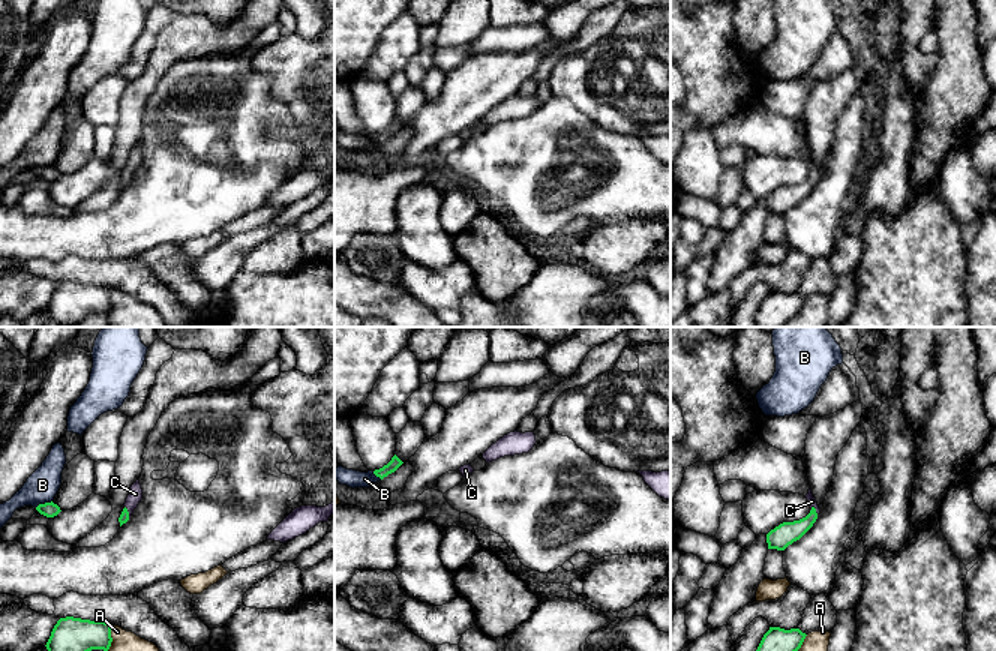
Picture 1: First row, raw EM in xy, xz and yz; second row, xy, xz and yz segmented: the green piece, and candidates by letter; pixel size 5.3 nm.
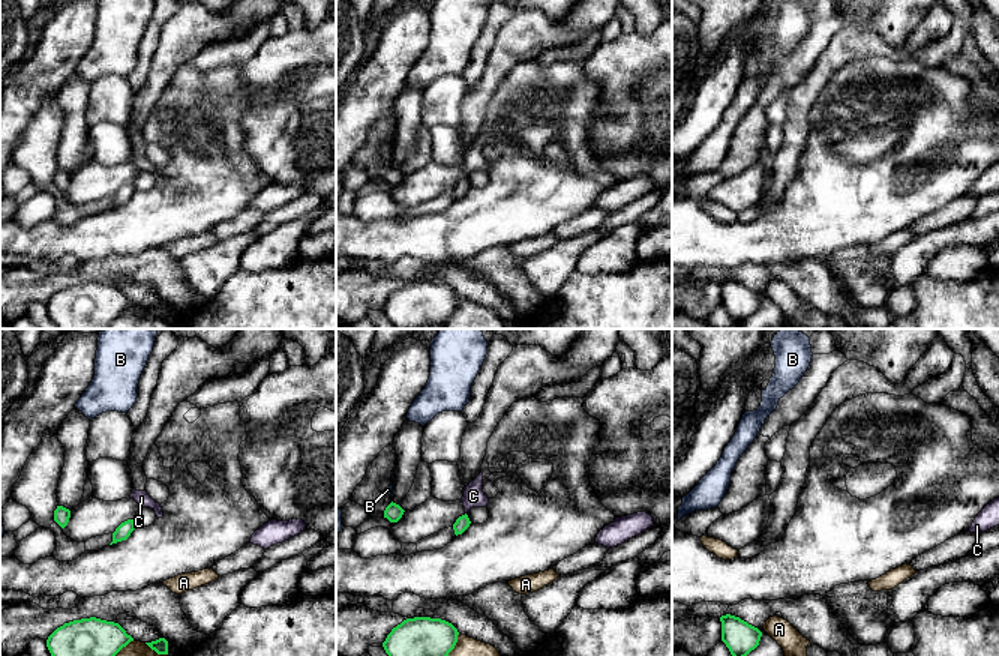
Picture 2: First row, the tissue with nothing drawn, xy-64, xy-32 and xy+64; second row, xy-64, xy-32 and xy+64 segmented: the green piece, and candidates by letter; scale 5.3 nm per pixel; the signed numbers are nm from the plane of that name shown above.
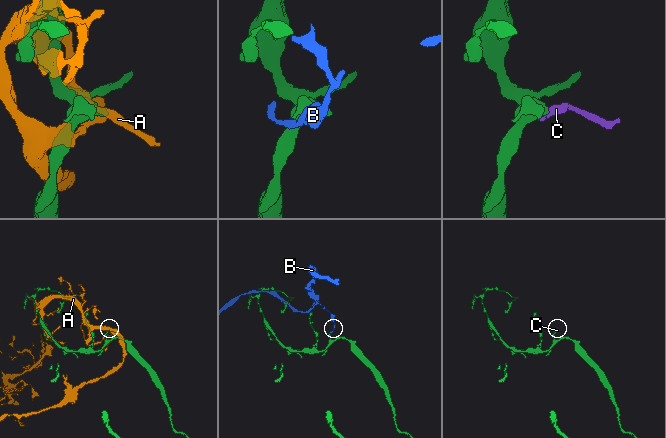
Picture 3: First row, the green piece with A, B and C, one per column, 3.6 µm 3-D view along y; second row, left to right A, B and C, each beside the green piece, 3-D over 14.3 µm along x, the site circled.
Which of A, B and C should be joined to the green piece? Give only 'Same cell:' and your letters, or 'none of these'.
Same cell: C

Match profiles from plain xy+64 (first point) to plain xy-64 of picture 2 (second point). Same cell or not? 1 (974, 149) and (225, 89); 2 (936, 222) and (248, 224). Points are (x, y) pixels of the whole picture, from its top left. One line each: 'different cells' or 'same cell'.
1: same cell
2: same cell

